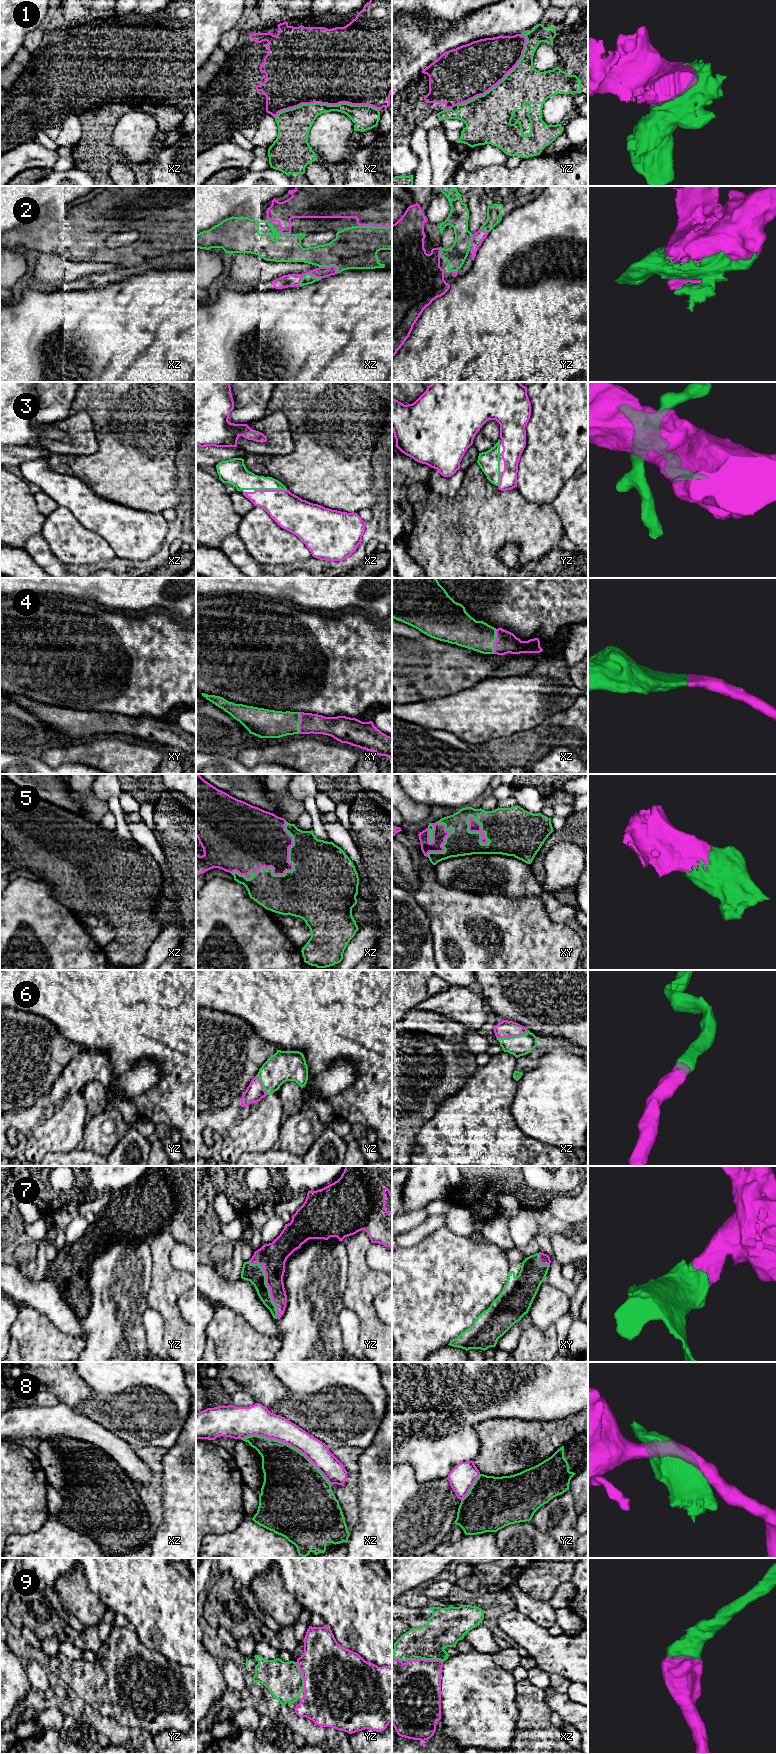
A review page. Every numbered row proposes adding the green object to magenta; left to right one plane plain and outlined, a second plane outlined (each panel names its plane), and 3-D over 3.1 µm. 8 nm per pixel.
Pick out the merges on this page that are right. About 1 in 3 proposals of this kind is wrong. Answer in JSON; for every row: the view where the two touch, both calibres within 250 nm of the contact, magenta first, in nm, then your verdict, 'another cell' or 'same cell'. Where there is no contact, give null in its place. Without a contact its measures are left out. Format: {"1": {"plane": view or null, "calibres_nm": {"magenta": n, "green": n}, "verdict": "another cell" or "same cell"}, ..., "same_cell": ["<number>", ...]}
{"1": {"plane": "xz", "calibres_nm": {"magenta": 500, "green": 220}, "verdict": "another cell"}, "2": {"plane": "xz", "calibres_nm": {"magenta": 500, "green": 340}, "verdict": "same cell"}, "3": {"plane": "xz", "calibres_nm": {"magenta": 280, "green": 170}, "verdict": "same cell"}, "4": {"plane": "xz", "calibres_nm": {"magenta": 170, "green": 240}, "verdict": "same cell"}, "5": {"plane": "xz", "calibres_nm": {"magenta": 340, "green": 420}, "verdict": "same cell"}, "6": {"plane": "xz", "calibres_nm": {"magenta": 140, "green": 160}, "verdict": "same cell"}, "7": {"plane": "yz", "calibres_nm": {"magenta": 220, "green": 150}, "verdict": "same cell"}, "8": {"plane": "xz", "calibres_nm": {"magenta": 200, "green": 400}, "verdict": "another cell"}, "9": {"plane": "yz", "calibres_nm": {"magenta": 480, "green": 300}, "verdict": "same cell"}, "same_cell": ["2", "3", "4", "5", "6", "7", "9"]}

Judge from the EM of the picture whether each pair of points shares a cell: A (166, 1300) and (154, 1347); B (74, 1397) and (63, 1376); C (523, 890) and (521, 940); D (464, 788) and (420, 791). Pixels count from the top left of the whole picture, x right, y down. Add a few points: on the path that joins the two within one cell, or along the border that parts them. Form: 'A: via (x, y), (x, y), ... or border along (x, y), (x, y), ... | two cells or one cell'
A: border along (149, 1307), (159, 1313), (164, 1327) | two cells
B: via (72, 1392), (63, 1381) | one cell
C: border along (500, 894), (510, 897), (537, 896), (545, 906) | two cells
D: via (453, 788), (431, 788) | one cell

